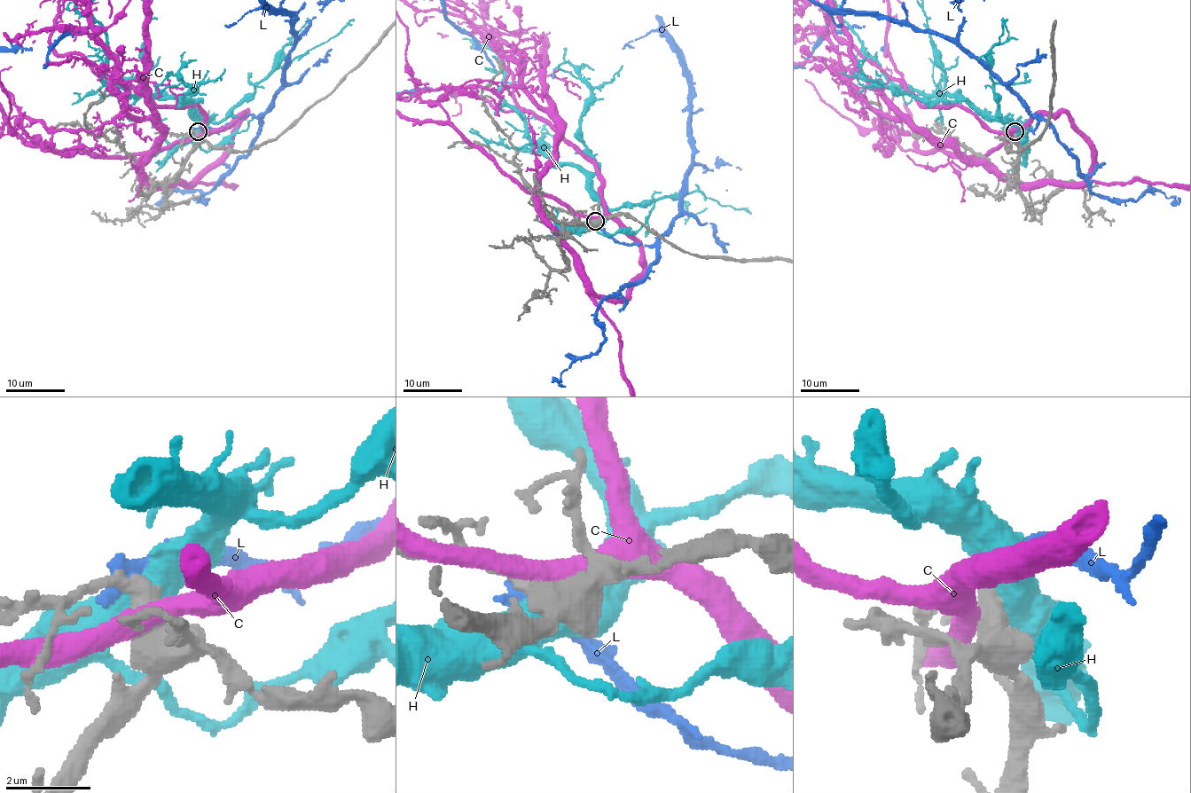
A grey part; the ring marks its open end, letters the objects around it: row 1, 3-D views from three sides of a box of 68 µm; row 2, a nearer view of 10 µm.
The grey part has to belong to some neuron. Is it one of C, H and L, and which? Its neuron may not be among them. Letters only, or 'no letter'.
no letter

